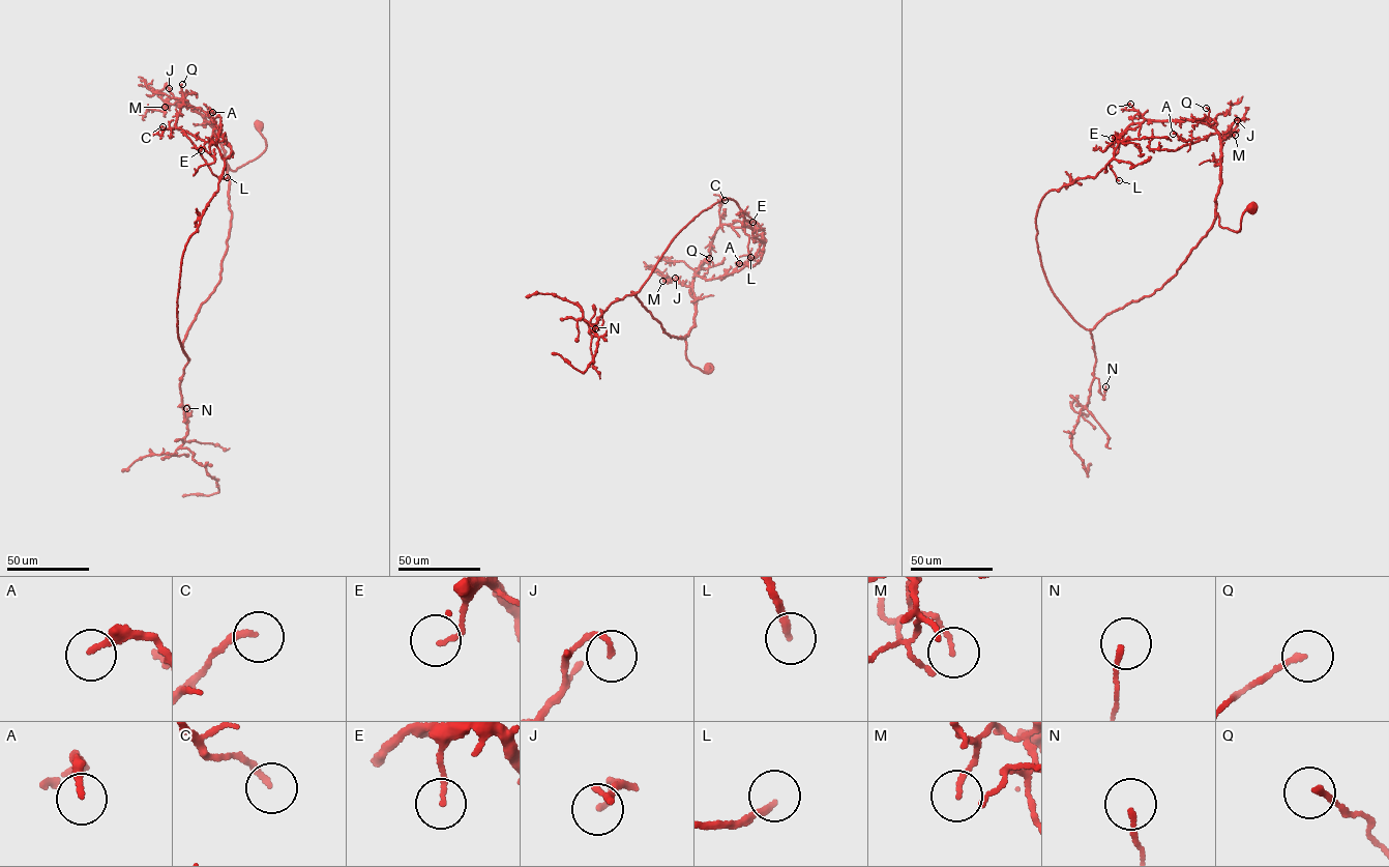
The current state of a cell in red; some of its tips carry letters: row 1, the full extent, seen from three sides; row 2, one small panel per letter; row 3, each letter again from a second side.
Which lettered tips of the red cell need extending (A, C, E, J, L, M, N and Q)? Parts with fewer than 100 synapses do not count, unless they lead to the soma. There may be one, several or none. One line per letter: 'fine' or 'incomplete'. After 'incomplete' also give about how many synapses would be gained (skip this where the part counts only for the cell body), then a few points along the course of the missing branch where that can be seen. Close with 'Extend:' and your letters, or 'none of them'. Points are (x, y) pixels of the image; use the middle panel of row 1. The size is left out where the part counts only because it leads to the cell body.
A: fine
C: fine
E: fine
J: fine
L: fine
M: fine
N: fine
Q: fine
Extend: none of them

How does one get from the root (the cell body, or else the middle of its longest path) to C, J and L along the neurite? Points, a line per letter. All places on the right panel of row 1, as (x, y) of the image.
C: (1251, 208), (1239, 231), (1219, 226), (1215, 128), (1193, 119), (1149, 120), (1126, 110), (1130, 104)
J: (1251, 208), (1243, 213), (1239, 231), (1219, 226), (1215, 198), (1220, 181), (1221, 141), (1237, 120)
L: (1251, 208), (1239, 231), (1219, 226), (1219, 136), (1197, 120), (1128, 126), (1116, 137), (1109, 164), (1119, 180)

